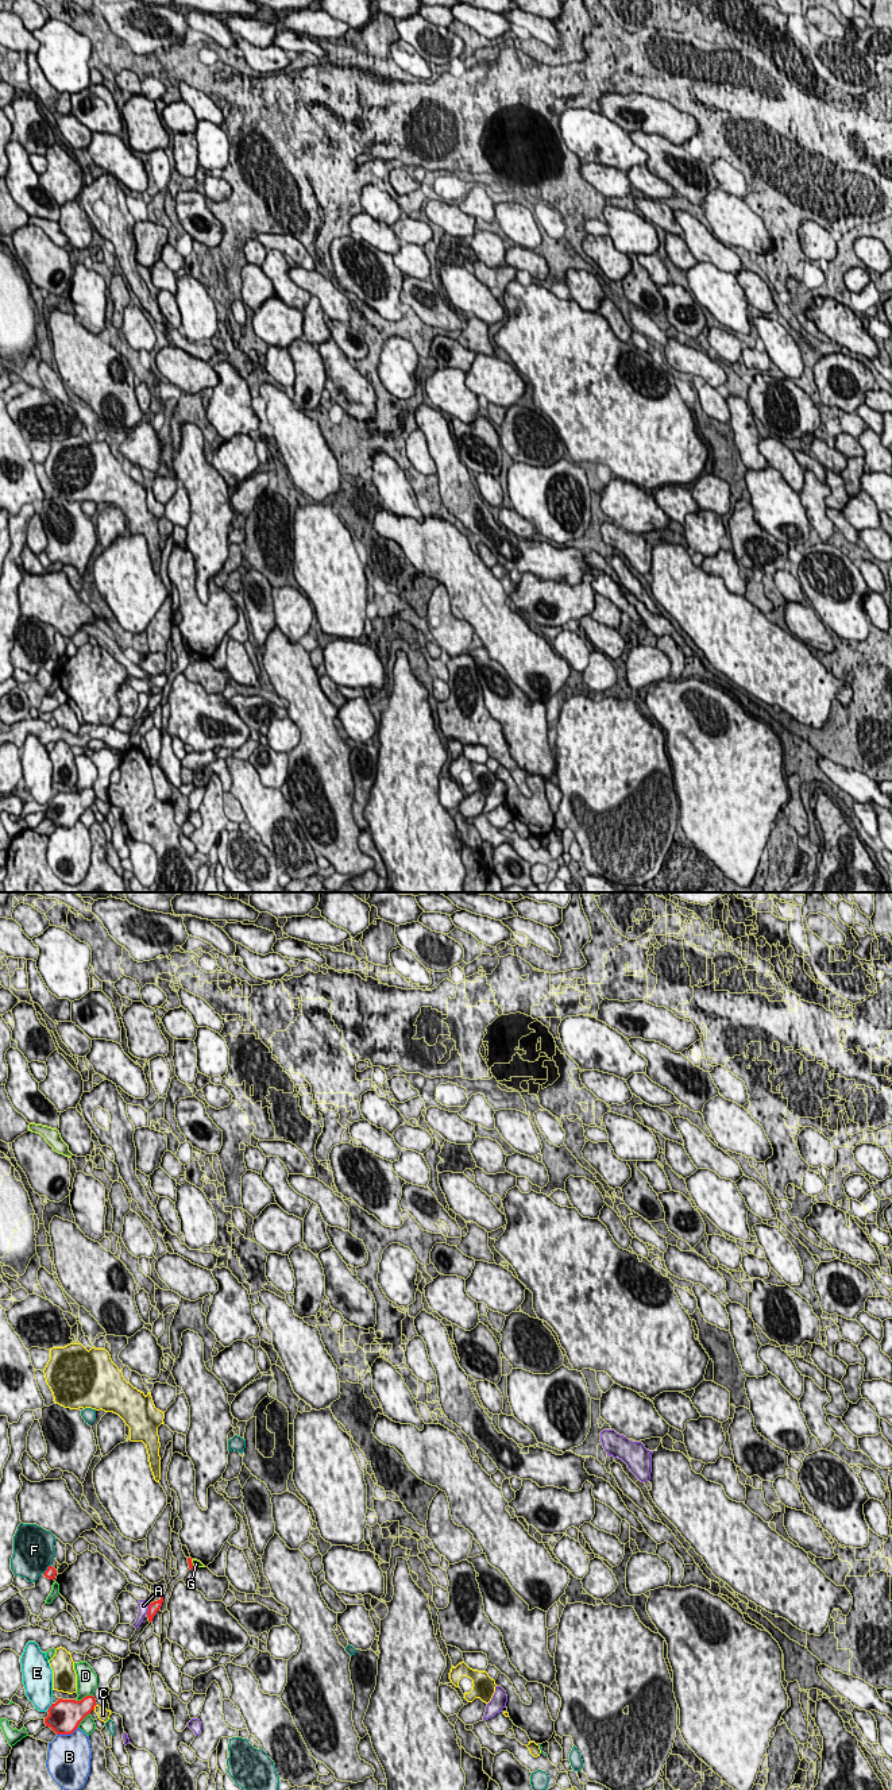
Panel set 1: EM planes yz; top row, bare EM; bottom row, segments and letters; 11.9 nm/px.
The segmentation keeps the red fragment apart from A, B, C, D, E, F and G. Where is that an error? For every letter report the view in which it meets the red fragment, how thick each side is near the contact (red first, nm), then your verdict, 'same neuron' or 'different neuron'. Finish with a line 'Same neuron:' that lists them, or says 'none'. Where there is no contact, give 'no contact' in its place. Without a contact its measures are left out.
A: meets red in yz; 130 nm thick on the red side, 130 nm on the other; different neuron
B: meets red in yz; 380 nm thick on the red side, 480 nm on the other; different neuron
C: meets red in yz; 260 nm thick on the red side, 130 nm on the other; different neuron
D: meets red in yz; 320 nm thick on the red side, 260 nm on the other; different neuron
E: meets red in yz; 380 nm thick on the red side, 320 nm on the other; different neuron
F: meets red in yz; 130 nm thick on the red side, 480 nm on the other; different neuron
G: meets red in yz; 60 nm thick on the red side, 100 nm on the other; different neuron
Same neuron: none

